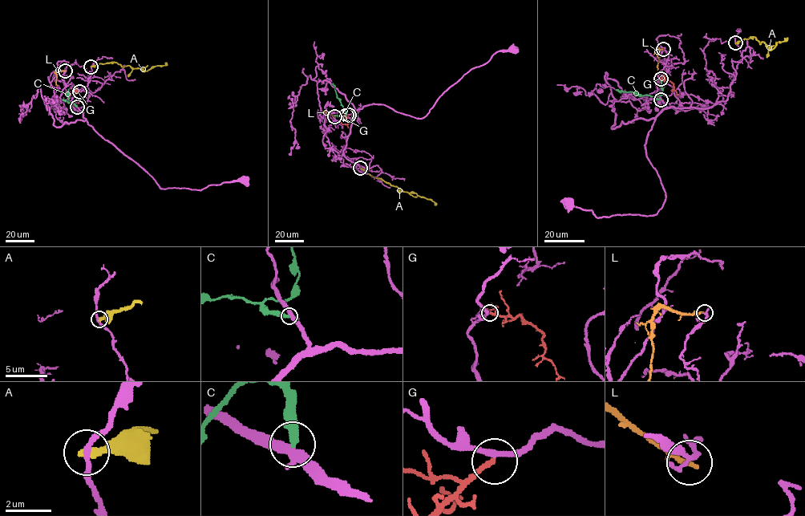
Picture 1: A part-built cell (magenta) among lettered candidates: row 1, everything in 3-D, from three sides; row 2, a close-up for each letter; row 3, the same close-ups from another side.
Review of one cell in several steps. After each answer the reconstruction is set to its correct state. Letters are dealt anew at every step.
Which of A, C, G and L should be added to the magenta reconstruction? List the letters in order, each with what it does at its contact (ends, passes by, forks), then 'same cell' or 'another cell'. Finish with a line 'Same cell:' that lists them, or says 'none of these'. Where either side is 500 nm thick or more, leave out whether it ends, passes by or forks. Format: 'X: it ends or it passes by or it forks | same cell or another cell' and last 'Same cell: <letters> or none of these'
A: it ends | another cell
C: it ends | another cell
G: it ends | another cell
L: it ends | another cell
Same cell: none of these

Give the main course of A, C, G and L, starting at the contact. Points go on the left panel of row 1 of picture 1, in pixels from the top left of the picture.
A: (91, 67), (115, 62), (122, 66), (147, 71), (167, 62)
C: (77, 106), (62, 99)
G: (79, 91), (71, 94), (78, 103)
L: (65, 71), (57, 71), (57, 85)

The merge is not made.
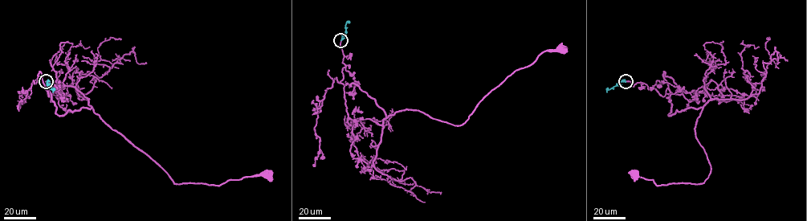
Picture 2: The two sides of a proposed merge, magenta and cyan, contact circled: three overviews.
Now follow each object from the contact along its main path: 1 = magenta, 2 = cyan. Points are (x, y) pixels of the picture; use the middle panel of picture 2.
1: (340, 40), (340, 83), (355, 83), (387, 117), (418, 110), (460, 125), (514, 71), (561, 48)
2: (340, 40), (341, 34), (346, 31), (346, 22), (349, 22)

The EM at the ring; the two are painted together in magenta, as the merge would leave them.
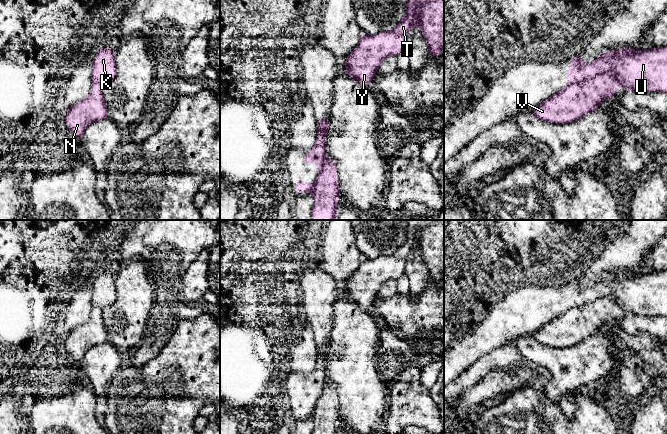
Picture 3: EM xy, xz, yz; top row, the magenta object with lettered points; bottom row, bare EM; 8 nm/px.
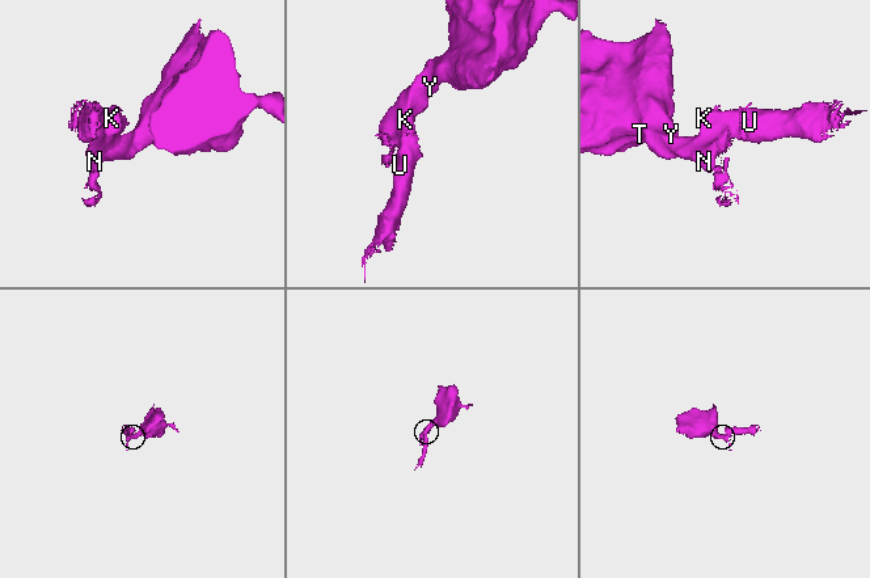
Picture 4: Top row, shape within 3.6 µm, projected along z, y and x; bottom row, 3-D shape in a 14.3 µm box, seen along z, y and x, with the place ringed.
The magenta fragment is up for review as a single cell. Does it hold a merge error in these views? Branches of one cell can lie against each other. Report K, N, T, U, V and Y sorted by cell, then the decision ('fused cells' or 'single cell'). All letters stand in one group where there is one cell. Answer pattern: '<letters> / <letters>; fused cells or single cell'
K U / N T V Y; fused cells

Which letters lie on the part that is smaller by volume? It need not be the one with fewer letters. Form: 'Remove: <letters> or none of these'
Remove: K, U

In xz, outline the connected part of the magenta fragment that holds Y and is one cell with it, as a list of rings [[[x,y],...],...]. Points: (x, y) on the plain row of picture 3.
[[[407,220],[407,232],[404,243],[390,255],[381,255],[375,259],[362,258],[356,272],[345,282],[346,298],[355,302],[366,312],[377,297],[379,289],[389,280],[398,280],[405,274],[405,265],[409,254],[419,250],[424,264],[429,270],[429,278],[439,281],[444,274],[444,220]]]

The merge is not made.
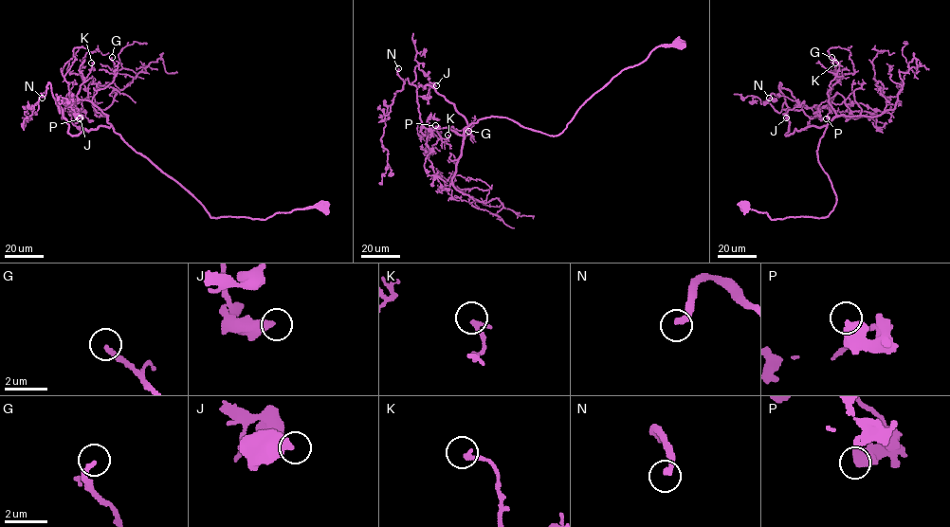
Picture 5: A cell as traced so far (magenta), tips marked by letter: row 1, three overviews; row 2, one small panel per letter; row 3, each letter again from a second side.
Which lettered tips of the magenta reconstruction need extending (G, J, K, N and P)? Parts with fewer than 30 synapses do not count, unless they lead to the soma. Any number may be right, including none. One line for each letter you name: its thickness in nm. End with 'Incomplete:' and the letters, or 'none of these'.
N: Thickness 320 nm
Incomplete: N

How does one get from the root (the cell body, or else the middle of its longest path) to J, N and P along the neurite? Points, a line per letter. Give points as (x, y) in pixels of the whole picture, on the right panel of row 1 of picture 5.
J: (743, 207), (771, 219), (833, 208), (817, 148), (835, 112), (829, 99), (810, 118), (796, 103), (786, 118)
N: (743, 207), (771, 219), (824, 218), (836, 202), (817, 154), (826, 126), (785, 136), (780, 82), (769, 98)
P: (743, 207), (771, 219), (828, 215), (836, 196), (817, 148), (836, 115), (829, 99), (826, 118)

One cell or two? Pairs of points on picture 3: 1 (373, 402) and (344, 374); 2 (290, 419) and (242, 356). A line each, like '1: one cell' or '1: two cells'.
1: one cell
2: one cell

